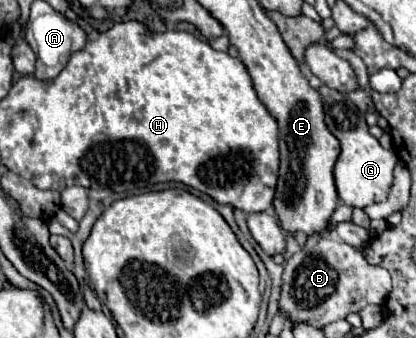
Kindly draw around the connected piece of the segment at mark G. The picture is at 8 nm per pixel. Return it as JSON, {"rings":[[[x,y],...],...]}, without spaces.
{"rings":[[[321,85],[319,93],[323,97],[323,111],[325,111],[327,129],[341,143],[341,153],[339,153],[339,159],[337,159],[335,171],[333,171],[339,201],[343,205],[361,207],[361,209],[367,205],[385,201],[389,187],[391,187],[391,181],[393,181],[393,167],[397,163],[395,153],[391,149],[381,147],[381,143],[369,133],[369,127],[365,123],[363,113],[355,107],[355,103],[347,95],[343,95],[327,85]]]}

